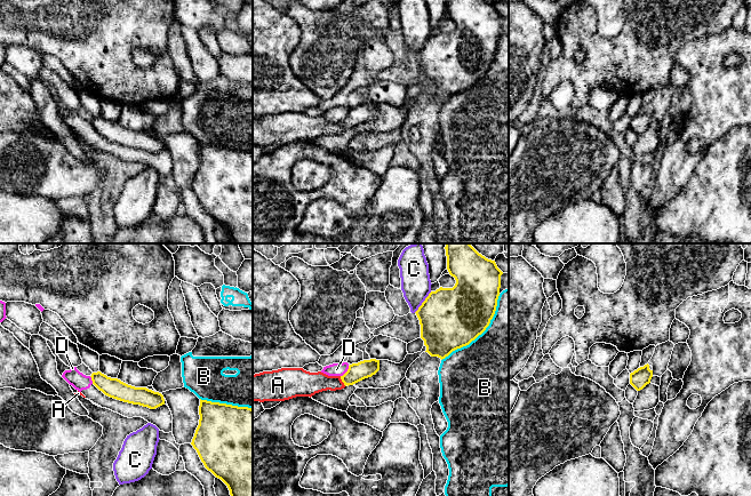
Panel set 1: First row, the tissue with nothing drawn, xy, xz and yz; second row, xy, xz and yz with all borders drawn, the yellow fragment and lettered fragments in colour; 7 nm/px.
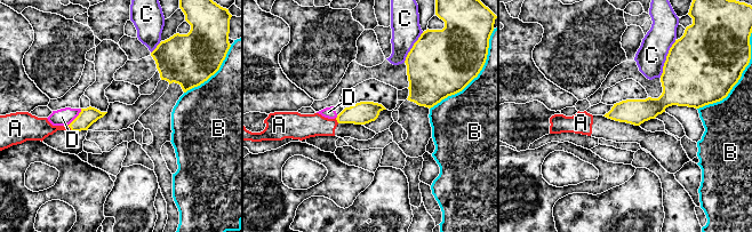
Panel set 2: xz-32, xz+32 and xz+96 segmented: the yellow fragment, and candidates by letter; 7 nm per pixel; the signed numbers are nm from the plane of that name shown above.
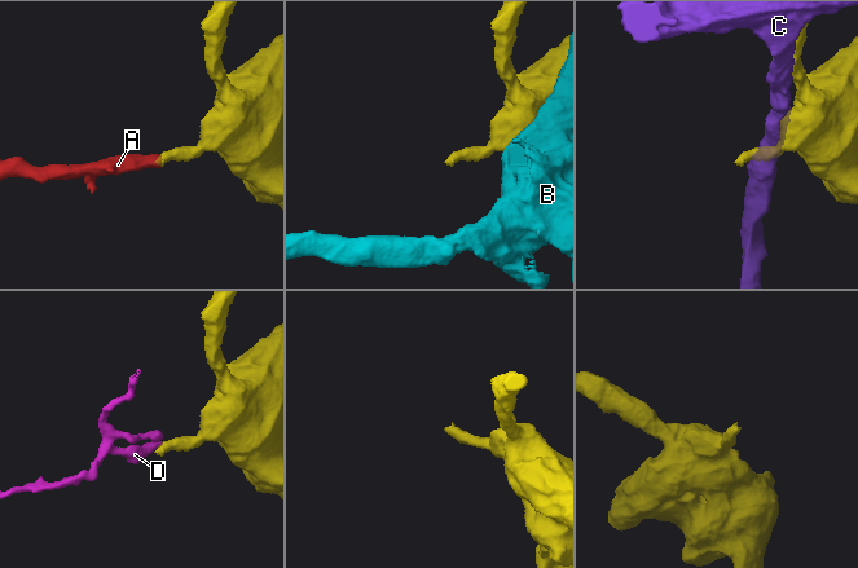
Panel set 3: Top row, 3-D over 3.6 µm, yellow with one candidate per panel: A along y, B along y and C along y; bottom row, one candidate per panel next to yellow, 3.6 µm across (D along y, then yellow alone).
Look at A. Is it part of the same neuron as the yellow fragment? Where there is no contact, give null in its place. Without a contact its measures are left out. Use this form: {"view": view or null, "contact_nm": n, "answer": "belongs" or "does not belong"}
{"view": "xz", "contact_nm": 80, "answer": "does not belong"}

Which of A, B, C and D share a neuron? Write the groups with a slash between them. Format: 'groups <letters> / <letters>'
groups A / B / C / D

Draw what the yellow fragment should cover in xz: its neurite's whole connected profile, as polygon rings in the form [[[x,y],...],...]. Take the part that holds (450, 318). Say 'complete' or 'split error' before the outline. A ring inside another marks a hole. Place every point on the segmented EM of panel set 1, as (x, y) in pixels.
complete | [[[446,243],[447,270],[455,278],[453,288],[431,291],[415,312],[421,325],[421,338],[431,357],[441,360],[453,351],[469,345],[489,326],[501,288],[503,272],[495,261],[479,254],[470,243]]]

